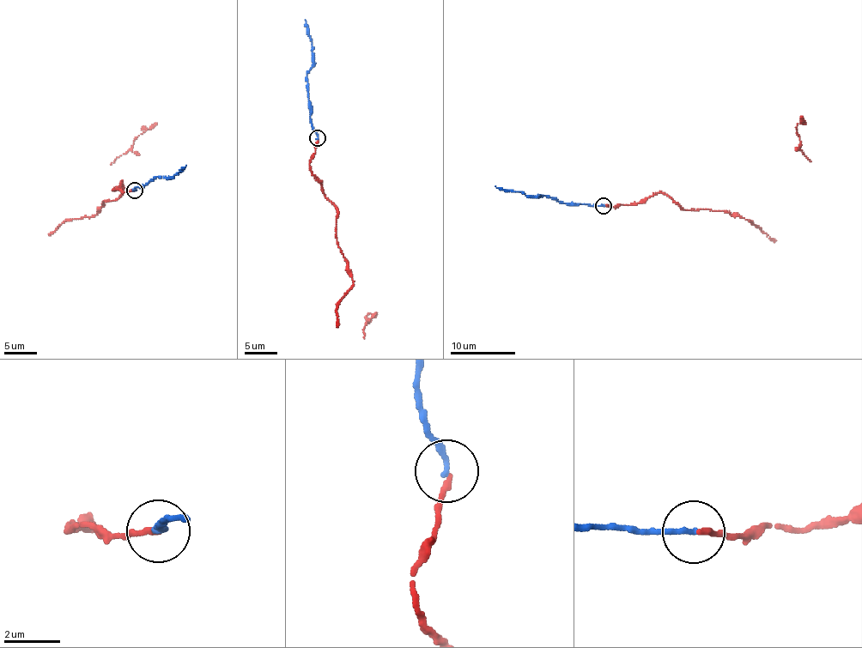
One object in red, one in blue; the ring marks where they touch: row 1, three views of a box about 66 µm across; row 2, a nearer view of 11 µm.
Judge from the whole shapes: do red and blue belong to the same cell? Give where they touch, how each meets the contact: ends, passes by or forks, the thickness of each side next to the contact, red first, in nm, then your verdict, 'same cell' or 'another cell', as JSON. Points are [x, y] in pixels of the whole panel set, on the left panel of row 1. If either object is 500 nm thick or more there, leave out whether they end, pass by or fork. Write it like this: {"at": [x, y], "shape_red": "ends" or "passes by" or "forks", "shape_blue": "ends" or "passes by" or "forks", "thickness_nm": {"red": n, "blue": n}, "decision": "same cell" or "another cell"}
{"at": [134, 190], "shape_red": "ends", "shape_blue": "ends", "thickness_nm": {"red": 200, "blue": 200}, "decision": "same cell"}

